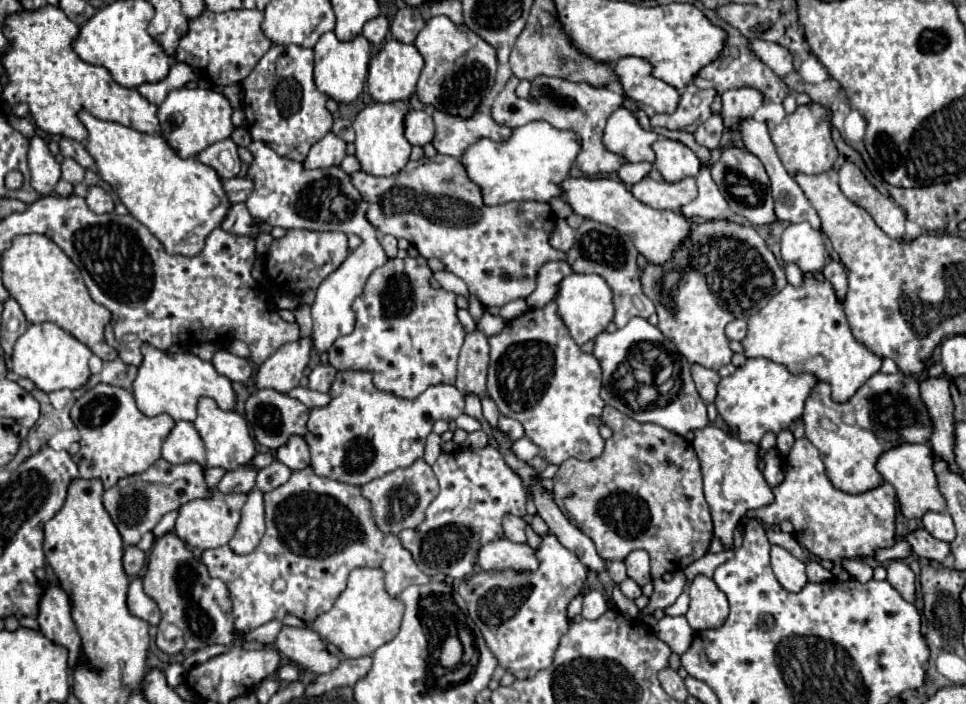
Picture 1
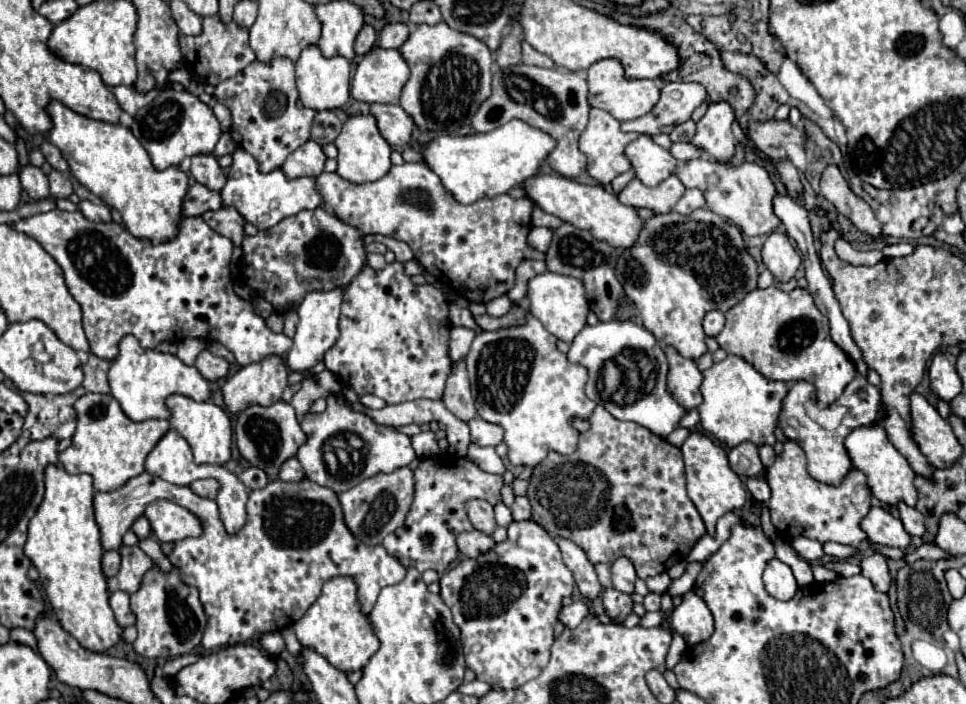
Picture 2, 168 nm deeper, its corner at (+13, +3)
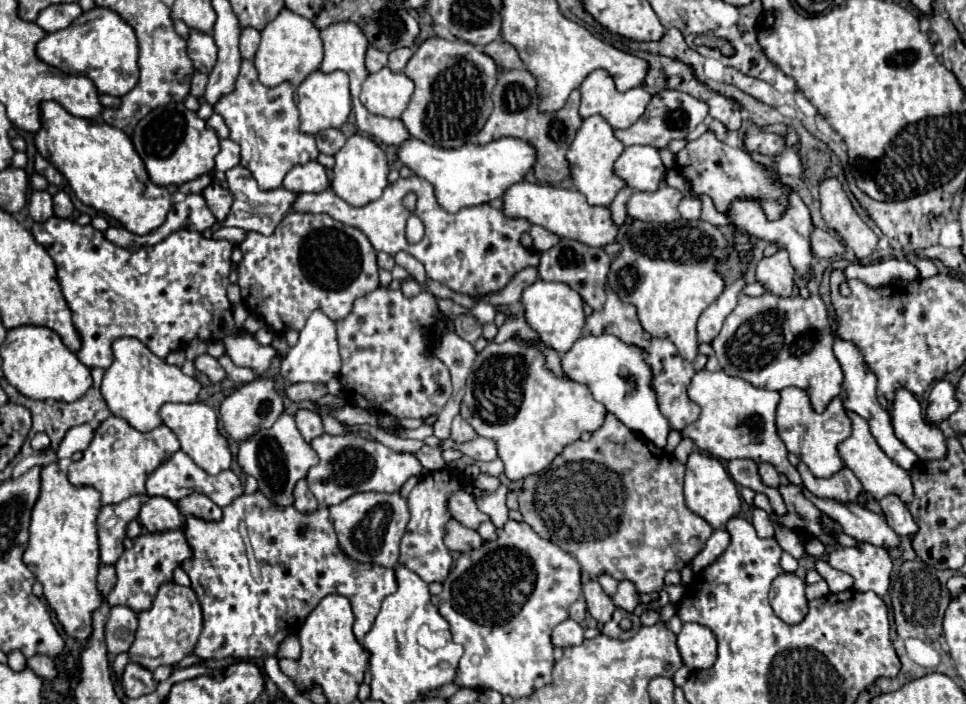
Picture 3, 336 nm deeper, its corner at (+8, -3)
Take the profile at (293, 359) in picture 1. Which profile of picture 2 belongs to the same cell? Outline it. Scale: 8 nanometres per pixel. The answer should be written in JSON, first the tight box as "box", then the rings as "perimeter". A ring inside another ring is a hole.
{"box":[221,356,287,414],"perimeter":[[[269,356],[259,364],[249,364],[233,374],[221,388],[231,414],[241,414],[253,404],[271,406],[281,400],[287,386],[287,366],[279,356]]]}

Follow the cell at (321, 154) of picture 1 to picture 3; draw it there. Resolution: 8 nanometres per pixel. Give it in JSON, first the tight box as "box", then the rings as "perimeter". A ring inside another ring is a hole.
{"box":[284,160,328,194],"perimeter":[[[312,160],[308,164],[298,164],[294,166],[286,178],[284,178],[284,188],[296,194],[304,194],[304,192],[322,192],[328,188],[328,176],[326,176],[326,168]]]}

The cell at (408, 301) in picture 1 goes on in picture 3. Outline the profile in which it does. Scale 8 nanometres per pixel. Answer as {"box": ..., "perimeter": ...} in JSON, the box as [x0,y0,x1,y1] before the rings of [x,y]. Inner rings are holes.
{"box":[338,286,452,418],"perimeter":[[[378,286],[366,296],[360,296],[354,302],[352,312],[340,320],[338,326],[338,346],[342,356],[342,370],[338,380],[342,384],[344,398],[350,406],[368,408],[380,414],[390,414],[396,418],[426,418],[444,408],[452,394],[452,382],[448,366],[438,356],[428,356],[434,350],[434,342],[438,338],[438,330],[434,330],[440,322],[438,298],[422,290],[418,296],[408,298],[402,290],[392,290],[390,286]]]}

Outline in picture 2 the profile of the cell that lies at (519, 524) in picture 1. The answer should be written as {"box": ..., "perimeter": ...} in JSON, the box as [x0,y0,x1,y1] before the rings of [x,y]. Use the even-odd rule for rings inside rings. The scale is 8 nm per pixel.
{"box":[467,500,497,536],"perimeter":[[[469,500],[467,502],[467,516],[469,516],[473,528],[477,528],[489,536],[497,528],[495,516],[493,516],[493,506],[485,500]]]}

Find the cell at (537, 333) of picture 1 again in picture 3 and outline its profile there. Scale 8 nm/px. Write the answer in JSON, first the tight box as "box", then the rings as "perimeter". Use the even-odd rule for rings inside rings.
{"box":[460,340,606,480],"perimeter":[[[506,340],[504,344],[490,342],[476,356],[460,414],[480,436],[498,444],[504,474],[510,480],[520,480],[548,468],[582,432],[598,430],[604,422],[606,408],[594,400],[586,384],[576,384],[550,372],[544,354],[536,346]]]}

